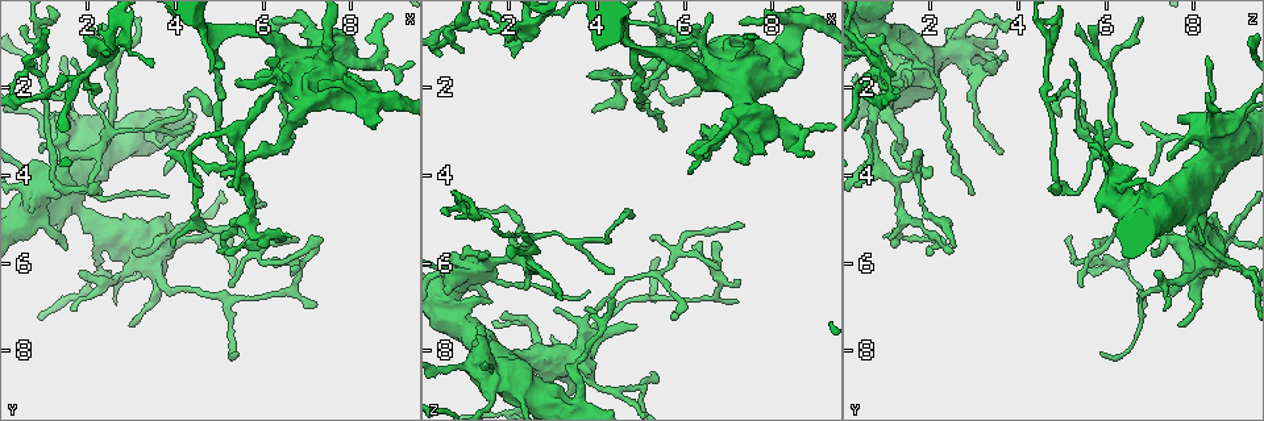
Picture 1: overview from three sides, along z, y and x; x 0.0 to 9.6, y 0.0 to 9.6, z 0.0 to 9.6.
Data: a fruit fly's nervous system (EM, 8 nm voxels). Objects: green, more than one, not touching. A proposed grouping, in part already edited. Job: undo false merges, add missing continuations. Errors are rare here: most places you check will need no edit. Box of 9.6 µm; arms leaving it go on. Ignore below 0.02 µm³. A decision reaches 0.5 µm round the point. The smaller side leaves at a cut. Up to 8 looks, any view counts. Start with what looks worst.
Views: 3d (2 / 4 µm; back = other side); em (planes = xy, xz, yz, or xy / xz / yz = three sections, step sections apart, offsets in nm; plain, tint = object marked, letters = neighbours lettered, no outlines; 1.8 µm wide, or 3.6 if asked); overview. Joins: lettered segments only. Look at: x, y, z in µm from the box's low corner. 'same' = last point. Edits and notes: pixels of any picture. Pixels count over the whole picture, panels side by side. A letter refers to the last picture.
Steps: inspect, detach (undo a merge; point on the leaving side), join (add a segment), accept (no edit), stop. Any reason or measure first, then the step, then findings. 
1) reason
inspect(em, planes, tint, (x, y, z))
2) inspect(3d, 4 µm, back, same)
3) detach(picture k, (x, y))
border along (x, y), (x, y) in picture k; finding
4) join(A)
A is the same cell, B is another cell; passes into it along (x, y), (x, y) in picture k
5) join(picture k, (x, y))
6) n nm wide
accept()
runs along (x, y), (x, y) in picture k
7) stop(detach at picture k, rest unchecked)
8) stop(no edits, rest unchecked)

inspect(3d, 4 µm, (2.00, 0.80, 1.00))

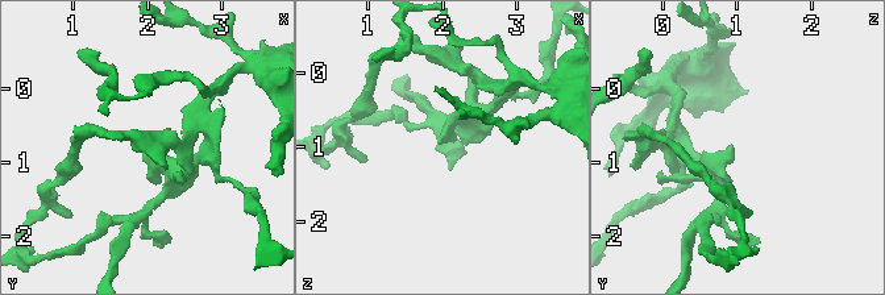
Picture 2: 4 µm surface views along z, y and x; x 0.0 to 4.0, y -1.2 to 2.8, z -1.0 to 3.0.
inspect(em, xy, step 16, letters, (1.95, 0.80, 0.95))

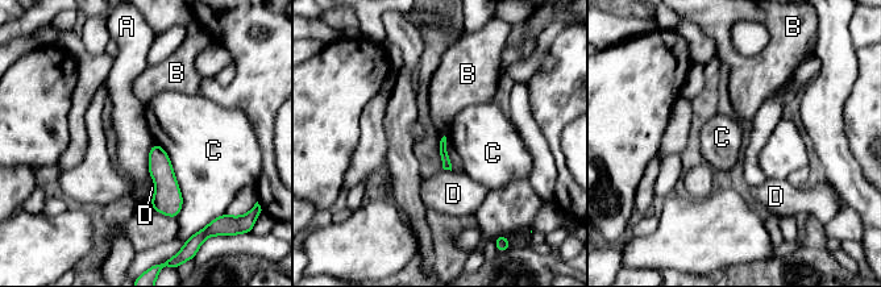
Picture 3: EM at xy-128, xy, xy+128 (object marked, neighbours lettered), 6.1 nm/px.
accept()
A, B, C and D are other cells; border along (154, 142), (149, 152), (152, 179) in picture 3; no lettered segment goes on from it

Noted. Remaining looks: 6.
sharp bend
inspect(em, planes, tint, (1.85, 3.00, 8.65))

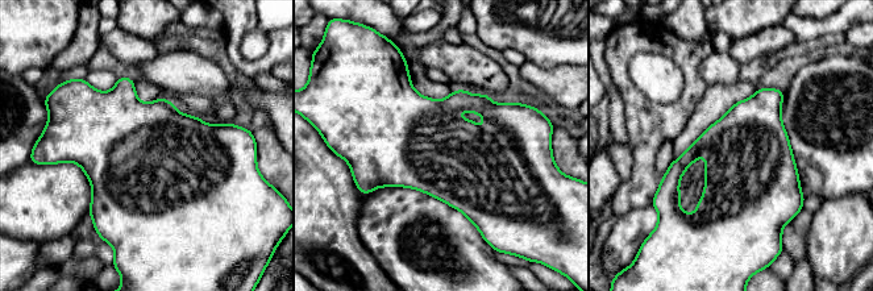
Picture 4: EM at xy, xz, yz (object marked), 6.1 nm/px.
inspect(em, planes, letters, same)

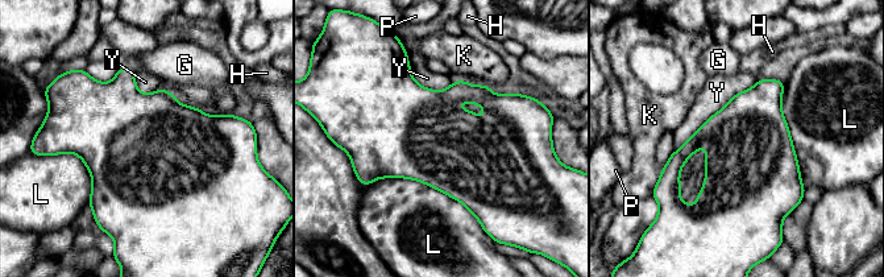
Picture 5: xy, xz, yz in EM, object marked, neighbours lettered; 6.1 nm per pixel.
accept()
G, H, K, L, P and Y are other cells; border along (758, 81), (738, 91), (673, 152) in picture 5; one neuron here

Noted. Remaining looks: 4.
calibre changes
inspect(em, xy, step 4, letters, (6.95, 2.40, 1.05))

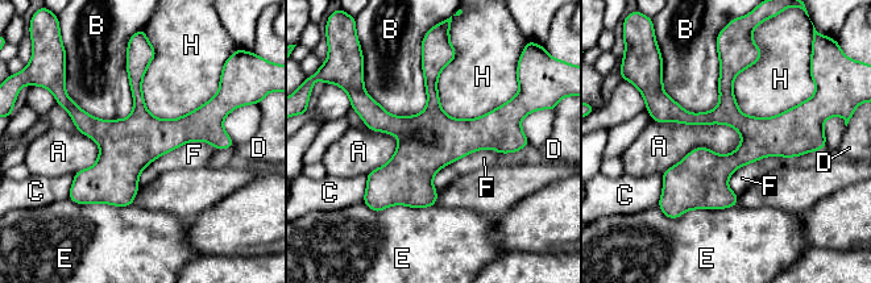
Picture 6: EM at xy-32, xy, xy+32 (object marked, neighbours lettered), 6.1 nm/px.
inspect(em, planes, letters, same)

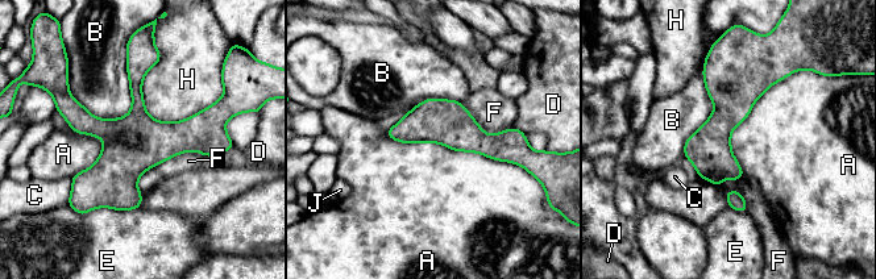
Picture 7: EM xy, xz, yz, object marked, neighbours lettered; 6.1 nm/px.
accept()
A, B, C, D, E, F, H and J are other cells; one neuron here

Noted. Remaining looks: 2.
stop(no edits, rest unchecked)

